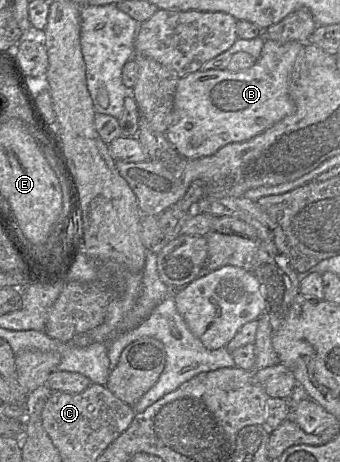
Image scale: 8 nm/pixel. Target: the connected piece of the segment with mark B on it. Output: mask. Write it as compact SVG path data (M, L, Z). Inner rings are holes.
M265 40L254 65L246 70L196 71L179 79L172 121L165 135L183 159L199 159L222 147L246 141L266 131L294 112L289 83L296 57L304 44Z

